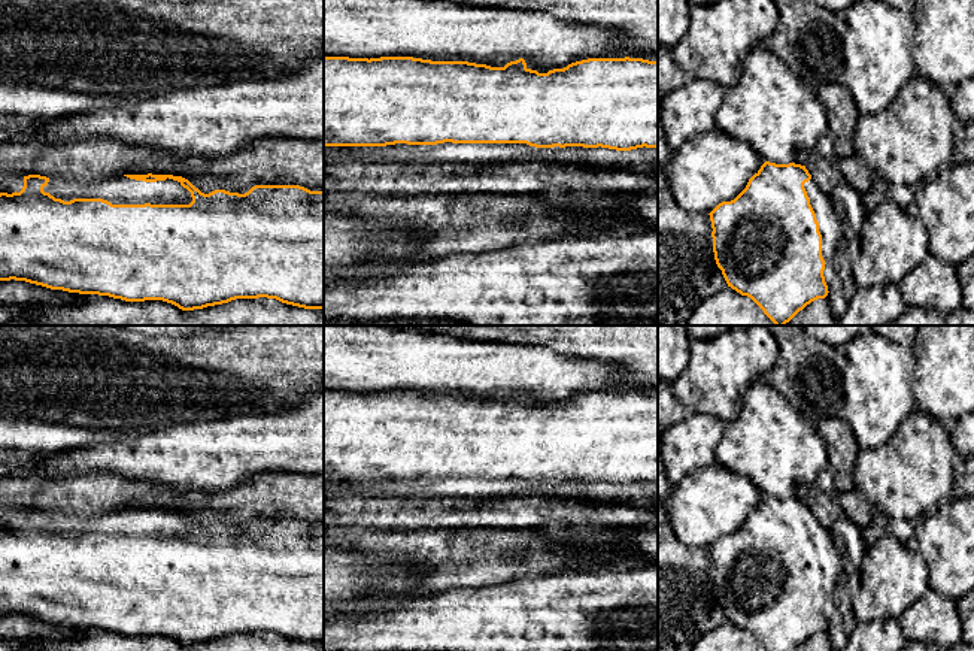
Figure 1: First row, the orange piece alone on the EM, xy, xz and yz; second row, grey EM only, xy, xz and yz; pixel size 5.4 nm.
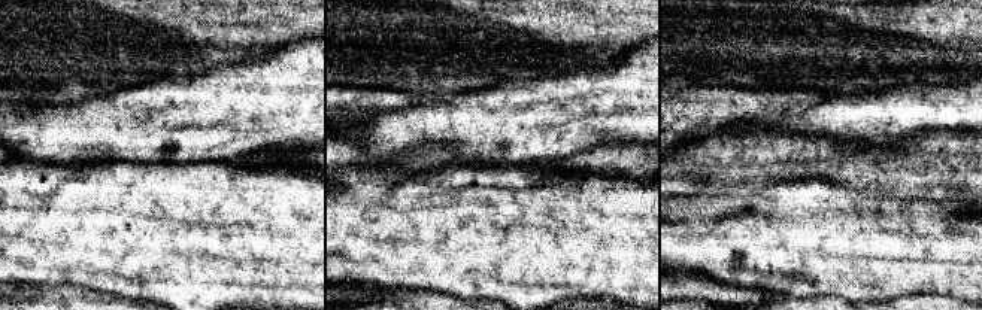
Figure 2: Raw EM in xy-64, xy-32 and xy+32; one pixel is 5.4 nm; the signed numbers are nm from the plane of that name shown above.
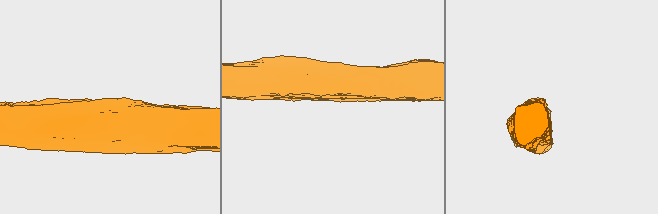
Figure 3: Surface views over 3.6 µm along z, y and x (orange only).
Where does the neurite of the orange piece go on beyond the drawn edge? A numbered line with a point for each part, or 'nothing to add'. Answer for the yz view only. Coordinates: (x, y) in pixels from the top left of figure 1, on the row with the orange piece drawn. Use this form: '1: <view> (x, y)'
1: yz (830, 226)

